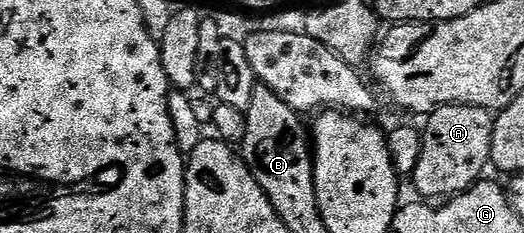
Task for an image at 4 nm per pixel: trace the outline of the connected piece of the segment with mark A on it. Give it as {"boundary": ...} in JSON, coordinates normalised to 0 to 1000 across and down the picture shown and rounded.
{"boundary":[[[859,451],[836,459],[811,515],[805,652],[786,781],[813,863],[851,863],[878,841],[922,764],[937,712],[935,644],[945,498],[920,459]]]}

